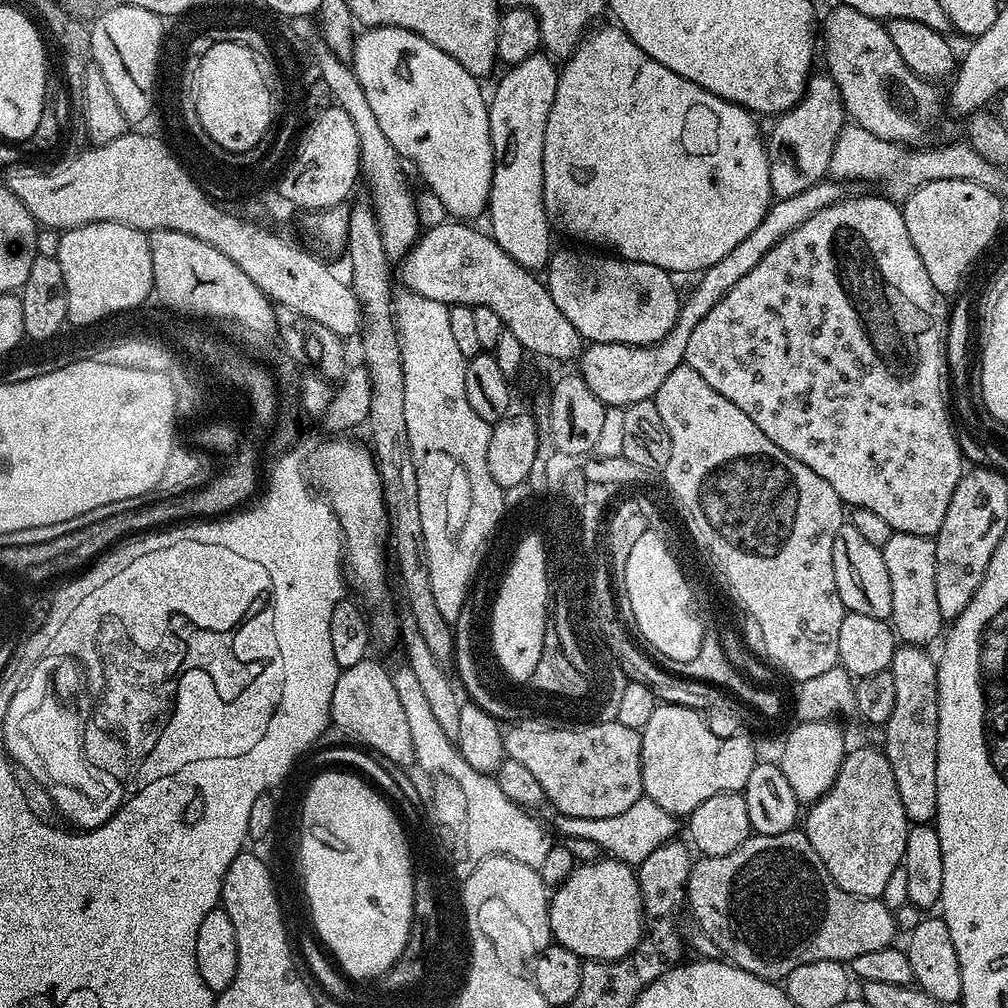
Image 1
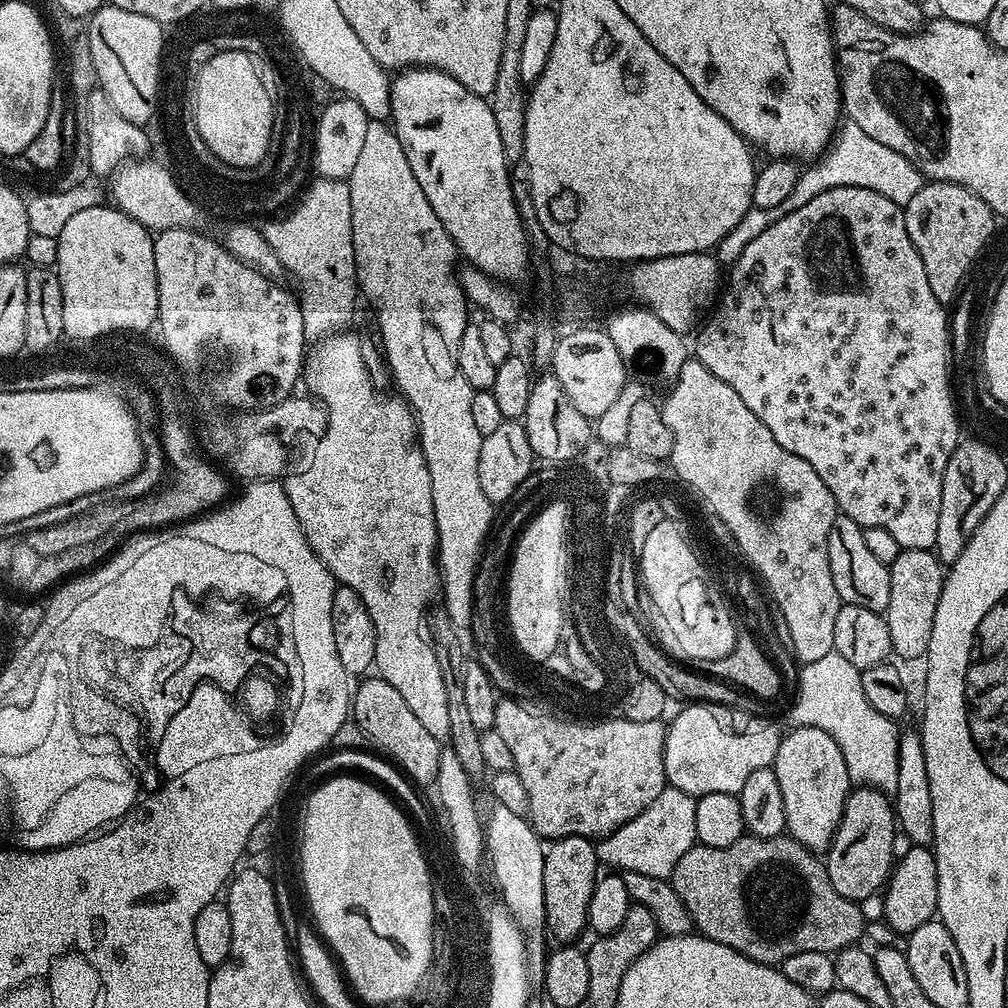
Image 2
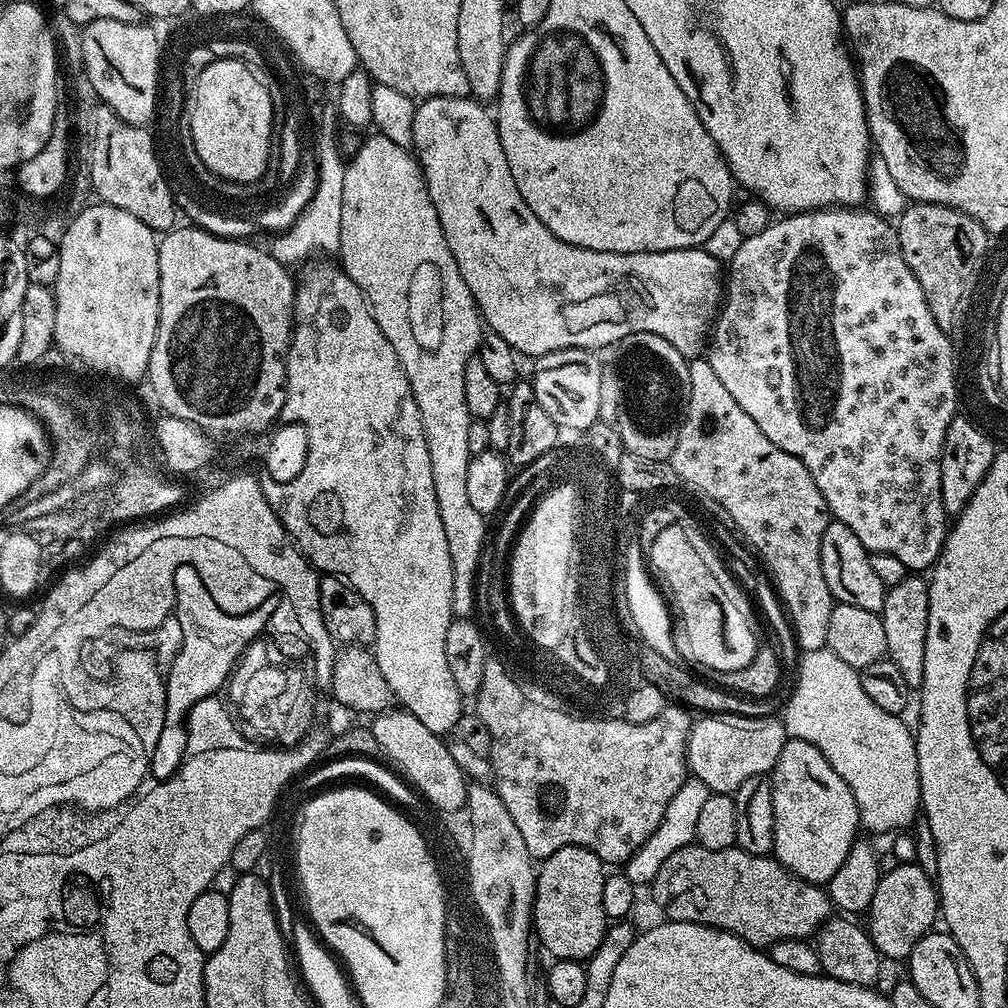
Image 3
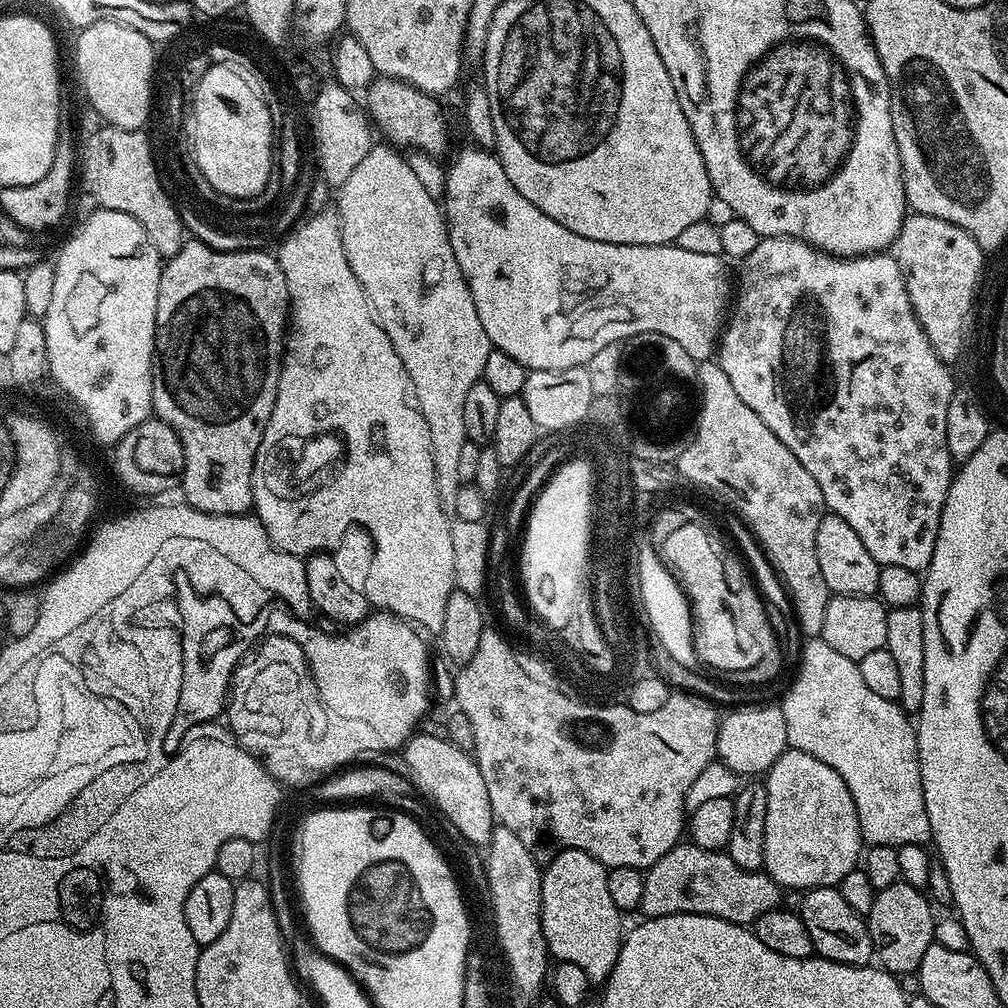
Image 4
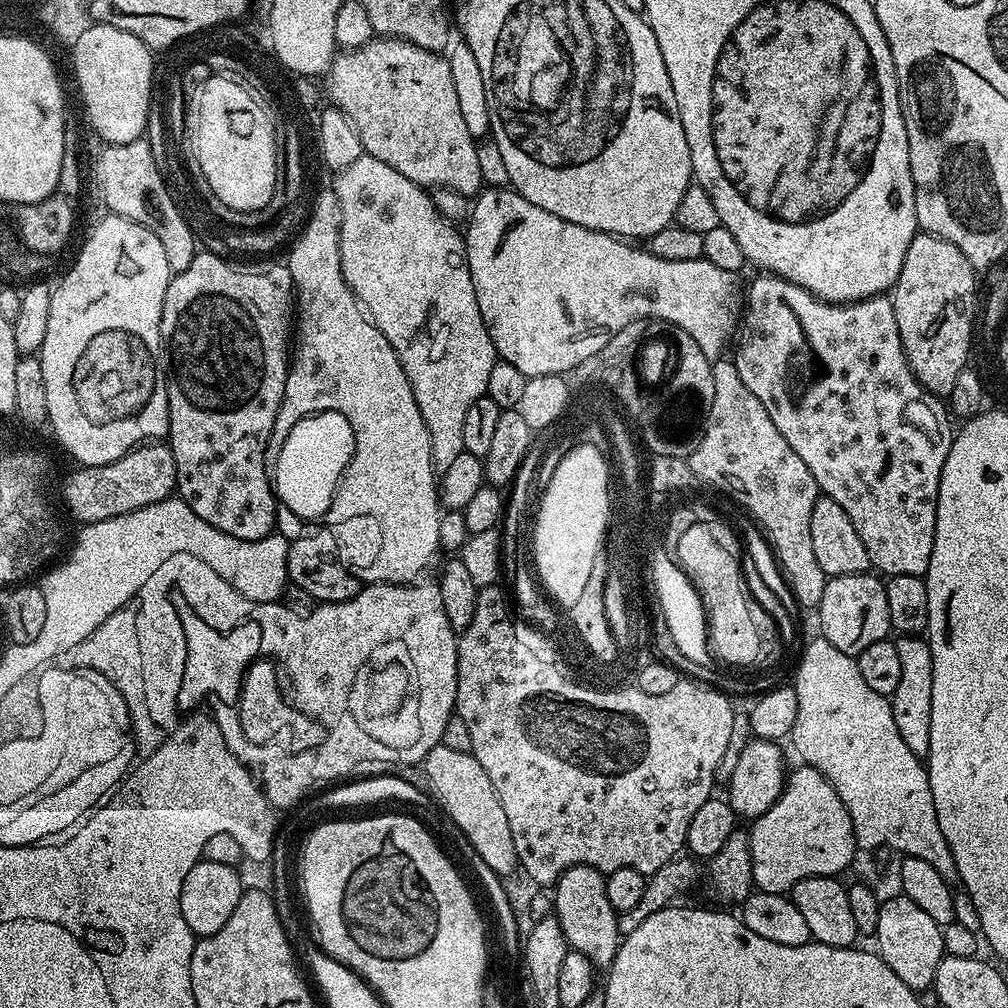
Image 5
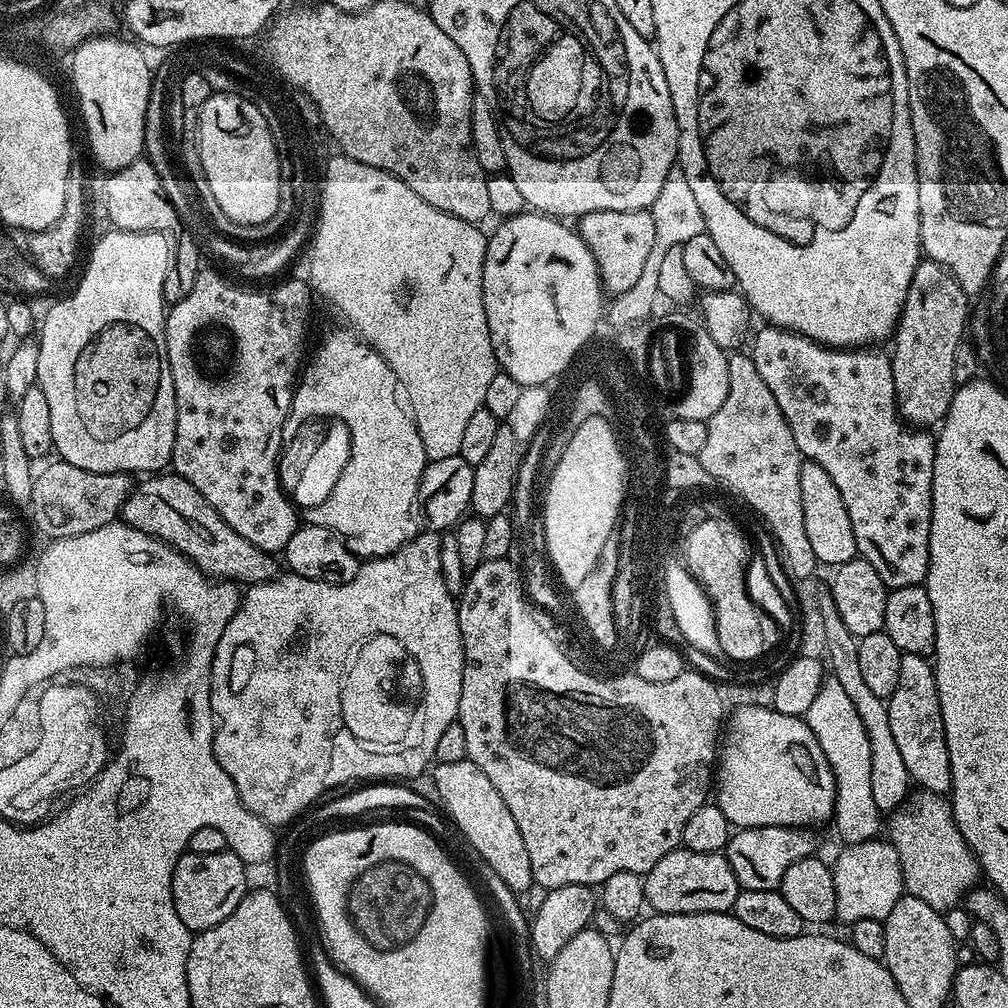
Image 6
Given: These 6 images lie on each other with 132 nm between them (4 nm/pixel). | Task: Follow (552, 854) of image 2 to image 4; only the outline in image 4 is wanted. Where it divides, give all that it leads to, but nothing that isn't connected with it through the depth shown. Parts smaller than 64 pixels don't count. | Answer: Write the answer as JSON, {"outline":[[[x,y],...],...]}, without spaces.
{"outline":[[[566,848],[547,861],[542,872],[542,934],[553,961],[574,962],[586,970],[589,985],[607,981],[618,962],[622,943],[622,913],[606,887],[608,869],[598,858],[577,848]]]}

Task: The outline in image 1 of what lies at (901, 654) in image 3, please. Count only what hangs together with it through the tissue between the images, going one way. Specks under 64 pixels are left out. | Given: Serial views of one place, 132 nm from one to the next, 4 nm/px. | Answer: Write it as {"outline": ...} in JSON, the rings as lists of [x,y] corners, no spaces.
{"outline":[[[893,532],[884,548],[880,549],[890,574],[890,623],[892,631],[905,645],[929,646],[941,639],[946,628],[942,610],[938,610],[936,578],[936,541],[931,536]]]}

